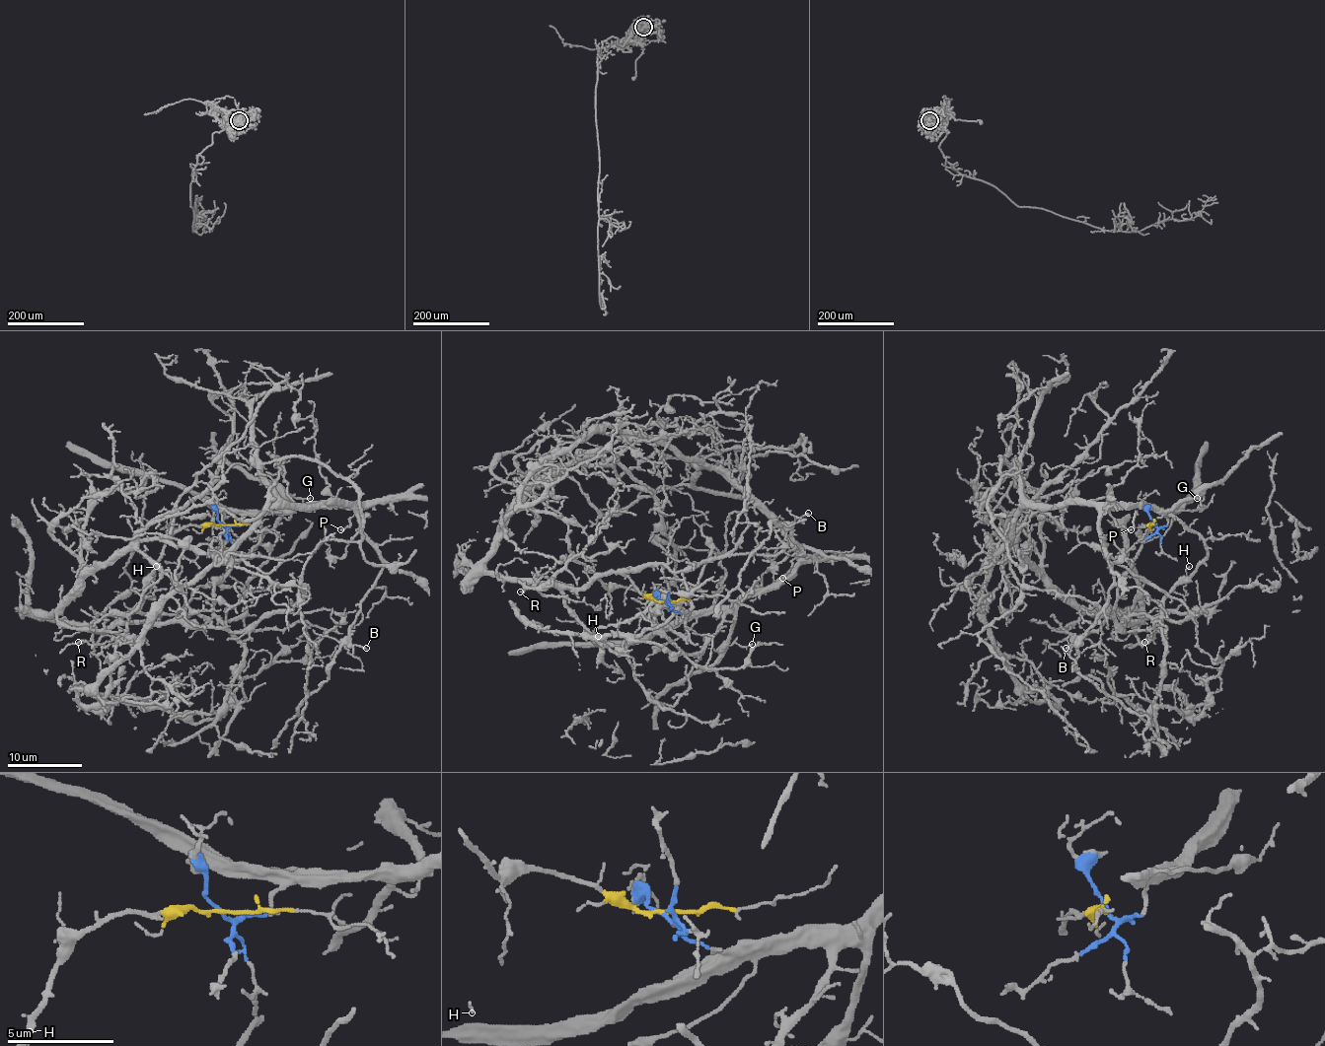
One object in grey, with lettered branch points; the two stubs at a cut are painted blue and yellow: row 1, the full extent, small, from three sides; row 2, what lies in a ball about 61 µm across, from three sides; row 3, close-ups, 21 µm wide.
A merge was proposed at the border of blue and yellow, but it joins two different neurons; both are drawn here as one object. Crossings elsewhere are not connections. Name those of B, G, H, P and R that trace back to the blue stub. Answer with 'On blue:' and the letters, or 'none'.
On blue: B, G, P

